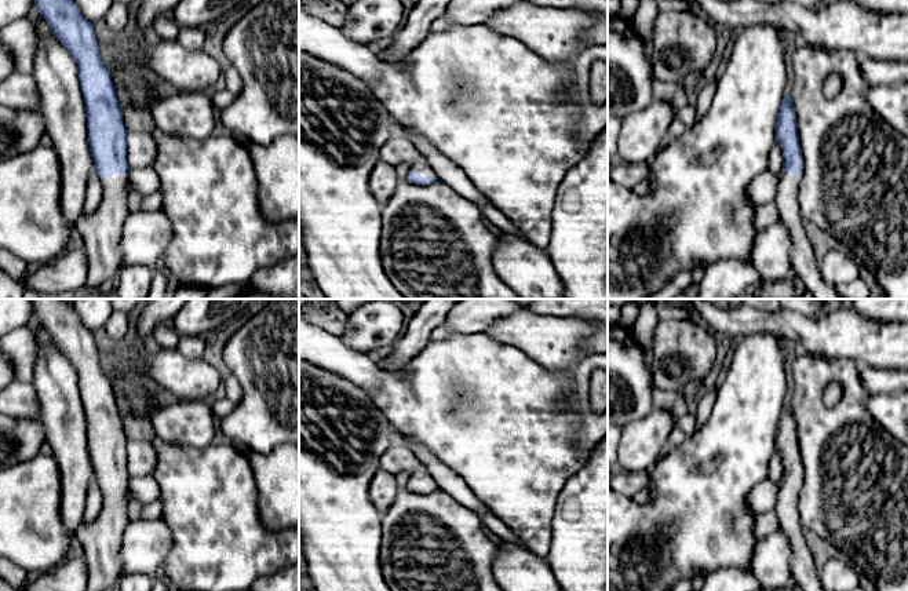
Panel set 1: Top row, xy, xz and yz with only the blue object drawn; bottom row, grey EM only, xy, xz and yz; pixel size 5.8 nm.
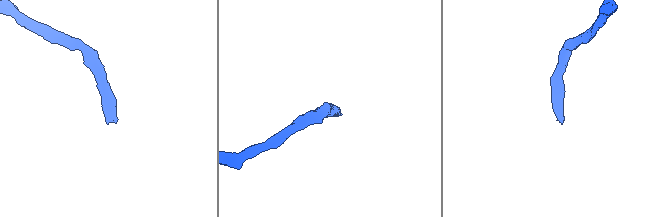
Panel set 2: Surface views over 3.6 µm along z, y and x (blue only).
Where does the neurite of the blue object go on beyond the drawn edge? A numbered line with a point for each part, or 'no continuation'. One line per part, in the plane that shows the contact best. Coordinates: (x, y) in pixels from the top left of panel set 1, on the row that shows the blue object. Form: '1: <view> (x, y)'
1: xy (101, 232)

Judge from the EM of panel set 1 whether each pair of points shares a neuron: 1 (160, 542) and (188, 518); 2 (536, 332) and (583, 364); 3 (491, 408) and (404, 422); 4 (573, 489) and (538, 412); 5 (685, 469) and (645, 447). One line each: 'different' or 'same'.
1: different
2: same
3: same
4: different
5: different

